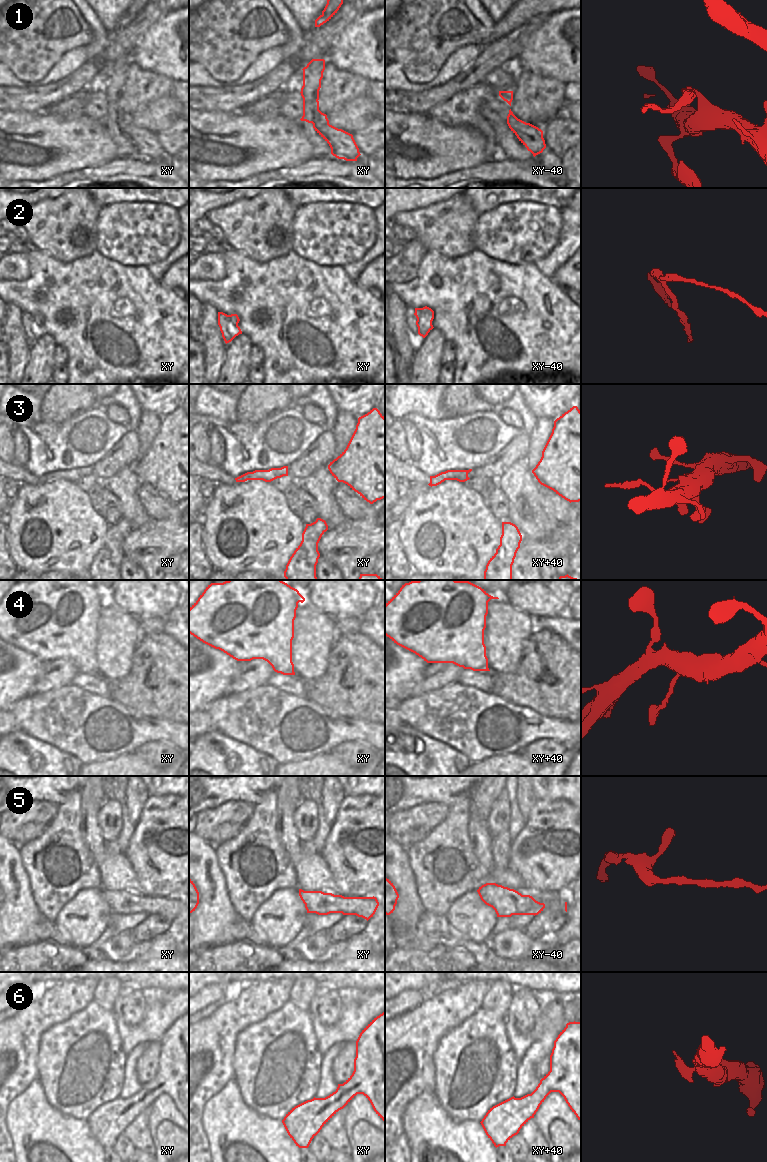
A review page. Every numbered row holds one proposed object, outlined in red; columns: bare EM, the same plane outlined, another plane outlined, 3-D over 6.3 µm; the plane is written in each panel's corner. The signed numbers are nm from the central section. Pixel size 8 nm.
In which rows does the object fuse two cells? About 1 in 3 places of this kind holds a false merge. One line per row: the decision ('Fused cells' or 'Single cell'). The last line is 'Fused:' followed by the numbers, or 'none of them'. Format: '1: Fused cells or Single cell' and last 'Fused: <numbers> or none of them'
1: Fused cells
2: Fused cells
3: Single cell
4: Single cell
5: Single cell
6: Single cell
Fused: 1, 2

